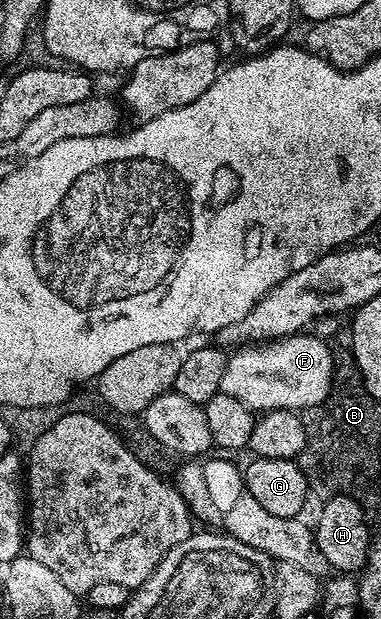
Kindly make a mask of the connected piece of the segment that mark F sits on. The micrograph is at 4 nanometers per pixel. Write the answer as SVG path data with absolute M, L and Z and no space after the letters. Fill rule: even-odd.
M296 334L274 339L272 342L261 342L256 346L245 346L237 353L229 356L227 366L223 370L221 391L231 394L231 398L239 398L243 406L254 413L264 414L275 408L290 410L308 410L311 406L319 406L323 398L329 396L333 389L333 354L334 349L328 348L326 341L316 334Z

